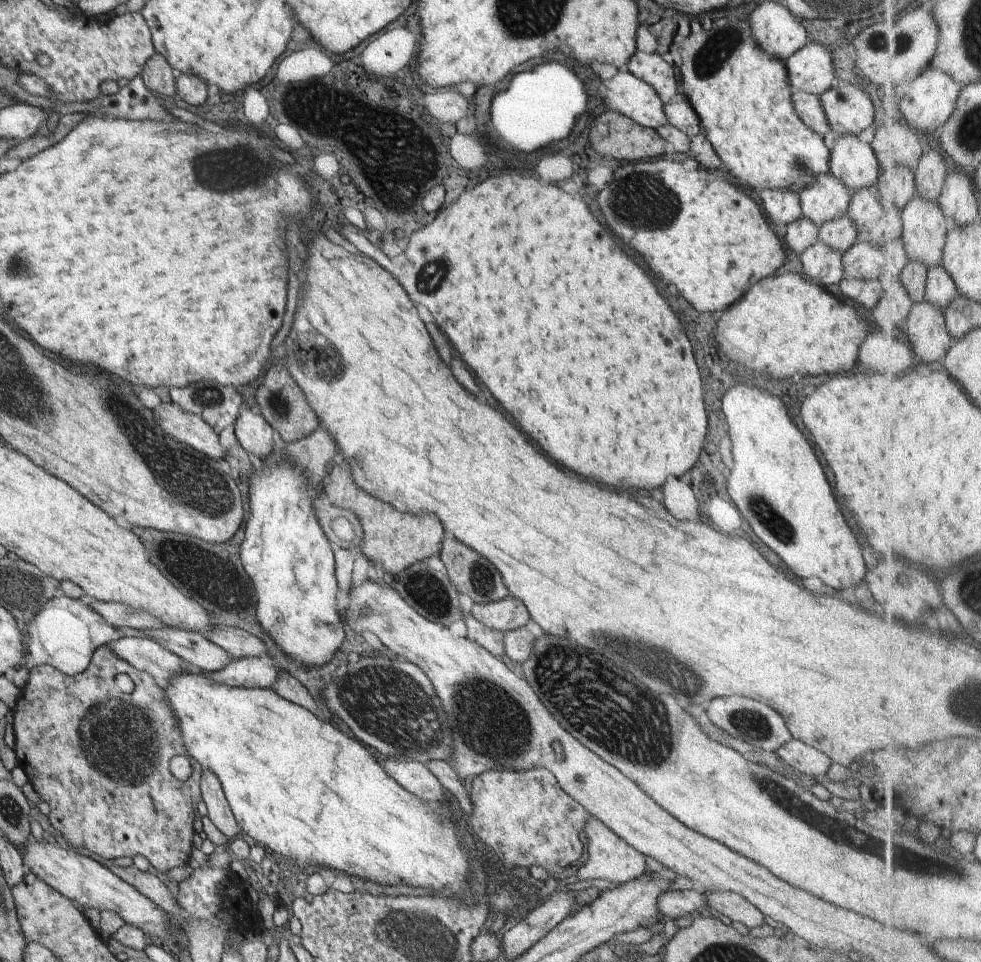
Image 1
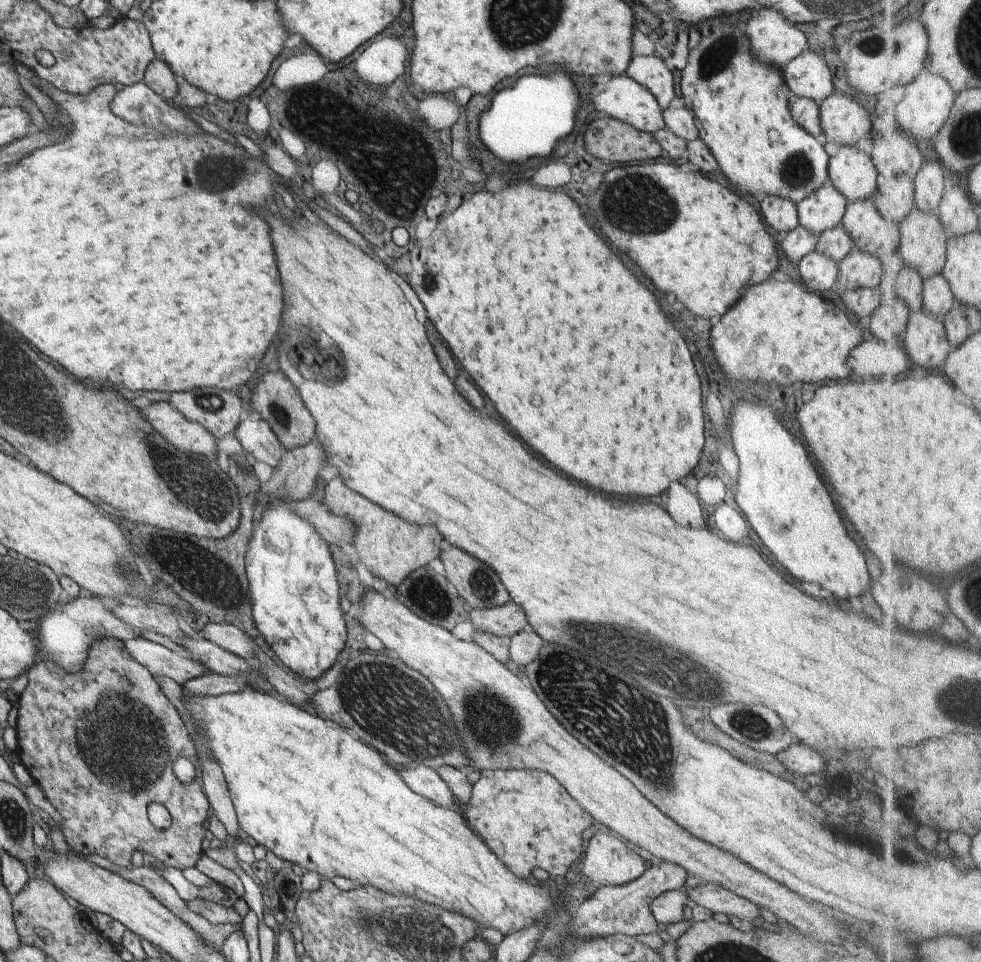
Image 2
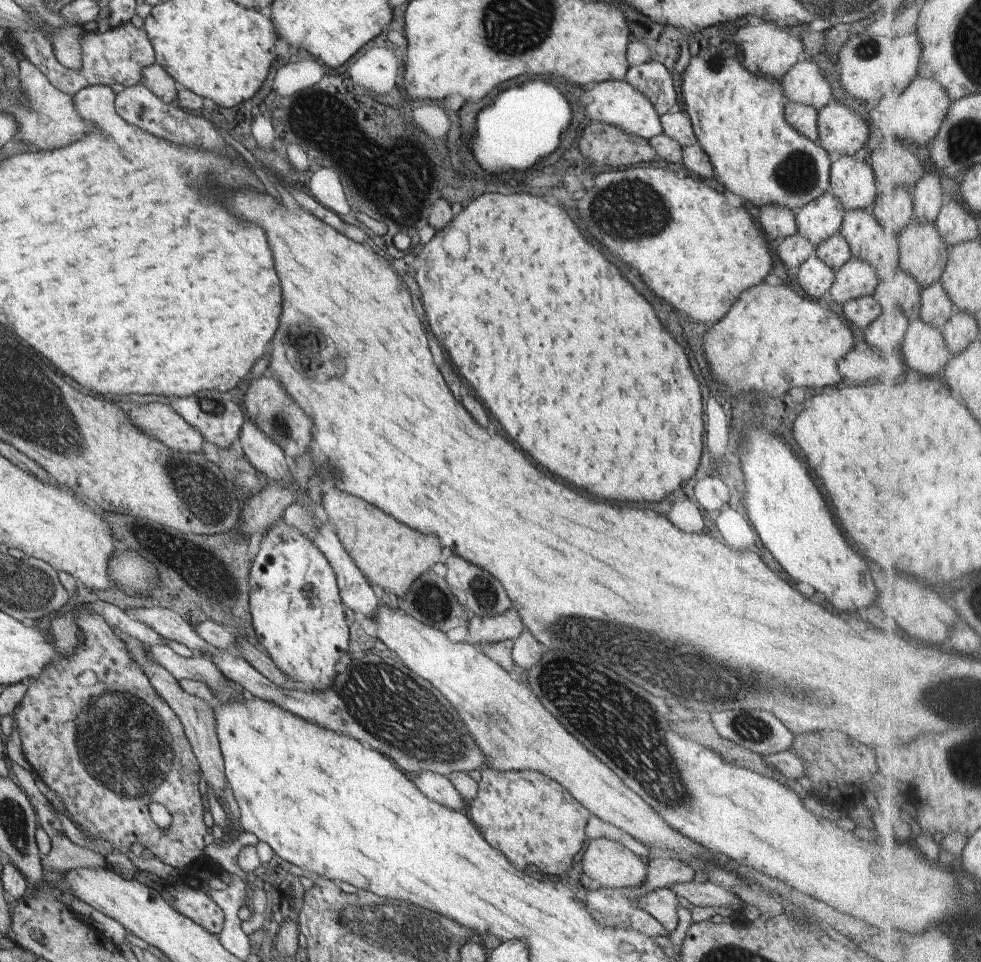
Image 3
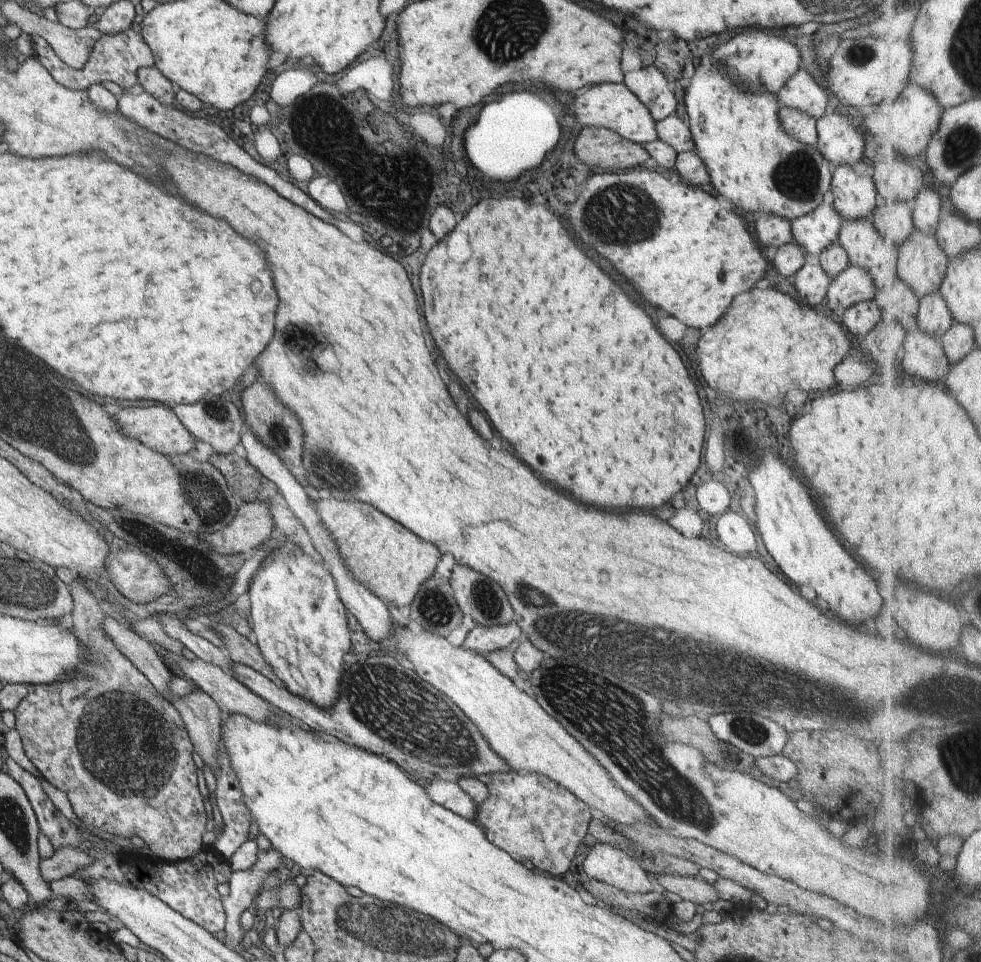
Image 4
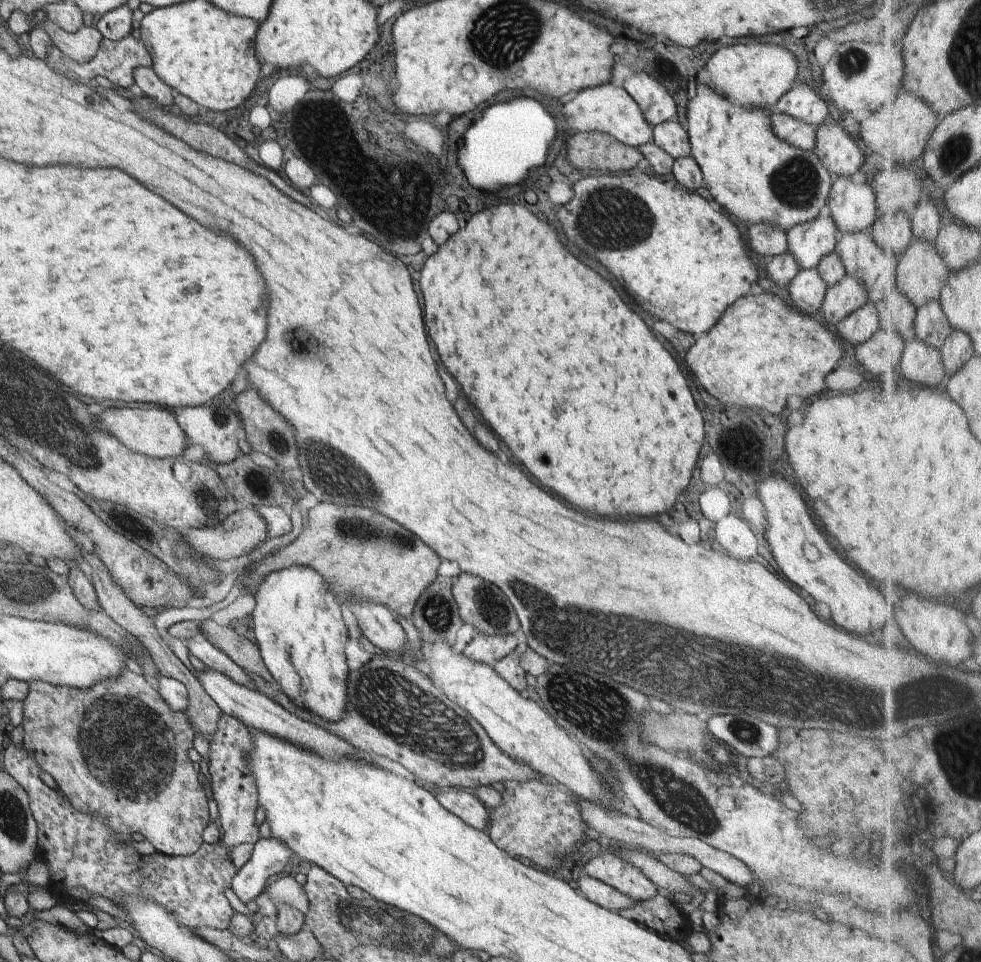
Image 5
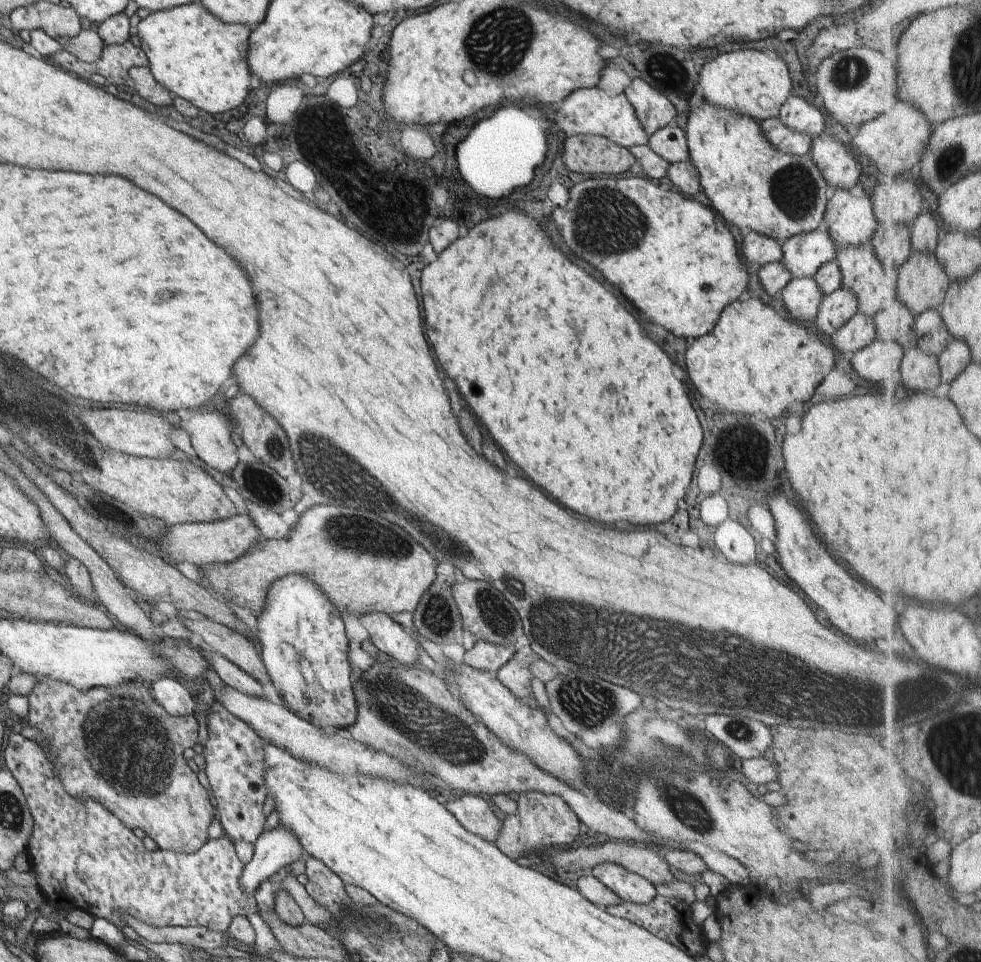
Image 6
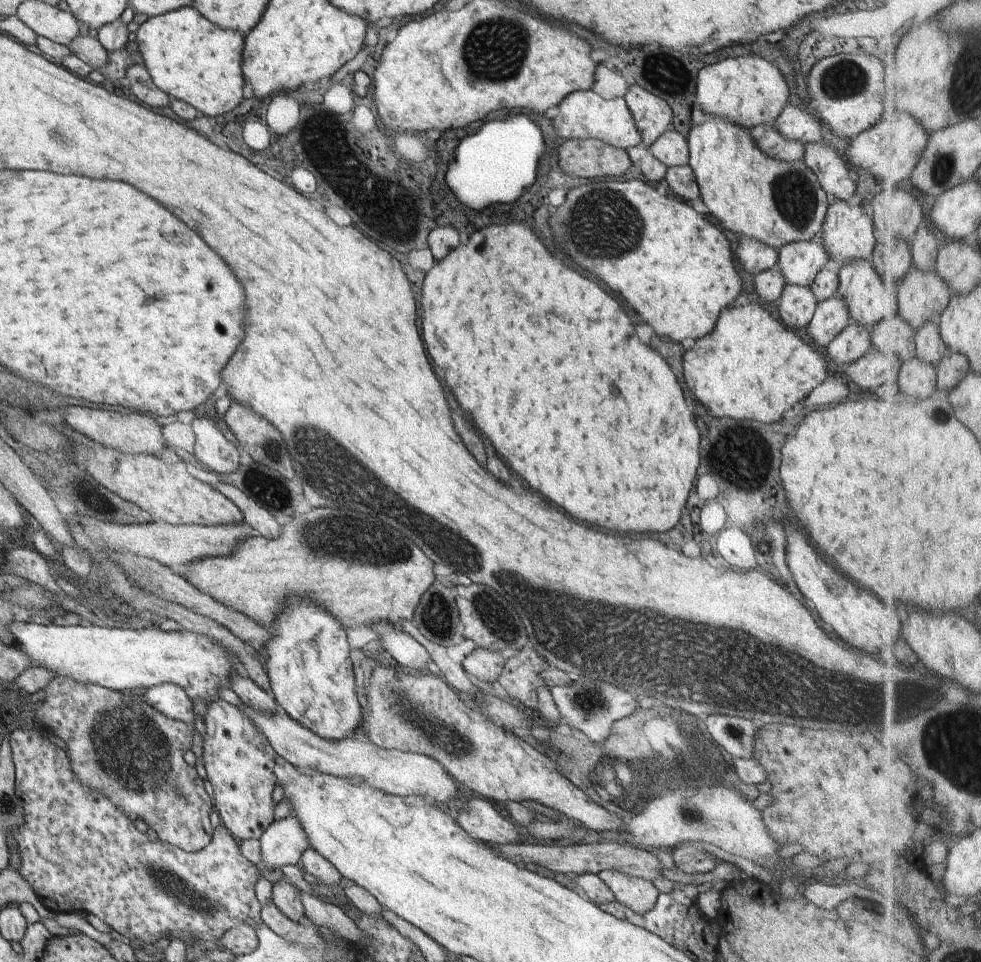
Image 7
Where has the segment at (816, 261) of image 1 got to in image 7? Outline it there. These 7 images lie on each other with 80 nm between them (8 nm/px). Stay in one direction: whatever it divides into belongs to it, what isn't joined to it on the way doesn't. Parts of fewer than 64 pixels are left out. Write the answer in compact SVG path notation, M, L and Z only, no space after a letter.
M786 285L778 302L778 312L789 328L804 328L808 327L818 304L810 286Z

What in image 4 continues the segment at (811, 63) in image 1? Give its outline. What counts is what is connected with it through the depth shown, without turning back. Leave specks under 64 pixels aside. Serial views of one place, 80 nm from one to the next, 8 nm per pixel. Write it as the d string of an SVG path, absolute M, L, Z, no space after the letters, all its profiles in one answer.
M800 68L777 94L777 101L782 107L798 109L816 120L822 118L831 108L828 94Z

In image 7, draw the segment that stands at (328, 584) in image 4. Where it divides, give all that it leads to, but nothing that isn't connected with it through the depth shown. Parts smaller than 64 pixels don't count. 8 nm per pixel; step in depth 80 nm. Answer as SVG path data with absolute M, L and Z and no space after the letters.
M290 598L269 628L272 638L264 646L268 653L266 672L276 702L290 718L298 720L302 726L326 740L334 742L355 737L356 728L362 721L362 712L356 695L351 649L342 624L338 624L338 620L334 620L334 616L320 604L306 598Z

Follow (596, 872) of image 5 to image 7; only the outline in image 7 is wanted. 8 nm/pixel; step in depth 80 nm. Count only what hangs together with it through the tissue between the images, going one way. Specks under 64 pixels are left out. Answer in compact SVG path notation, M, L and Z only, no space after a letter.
M602 870L597 876L610 888L616 901L628 906L630 910L646 914L654 908L659 892L653 882L616 870Z

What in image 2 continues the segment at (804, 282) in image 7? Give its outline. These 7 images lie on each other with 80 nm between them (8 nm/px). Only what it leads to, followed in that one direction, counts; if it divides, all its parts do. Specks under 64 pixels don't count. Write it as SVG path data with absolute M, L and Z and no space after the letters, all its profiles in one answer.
M828 181L816 192L810 193L797 204L799 224L808 230L808 232L818 237L825 230L830 230L841 224L847 204L847 198L841 192L838 192L838 189L834 188L834 185Z

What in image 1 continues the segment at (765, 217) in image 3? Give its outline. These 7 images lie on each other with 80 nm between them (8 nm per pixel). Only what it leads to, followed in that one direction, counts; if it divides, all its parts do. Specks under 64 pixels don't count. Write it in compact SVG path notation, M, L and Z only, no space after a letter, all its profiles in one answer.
M766 189L759 192L763 210L778 226L788 226L803 216L799 196L782 189Z

